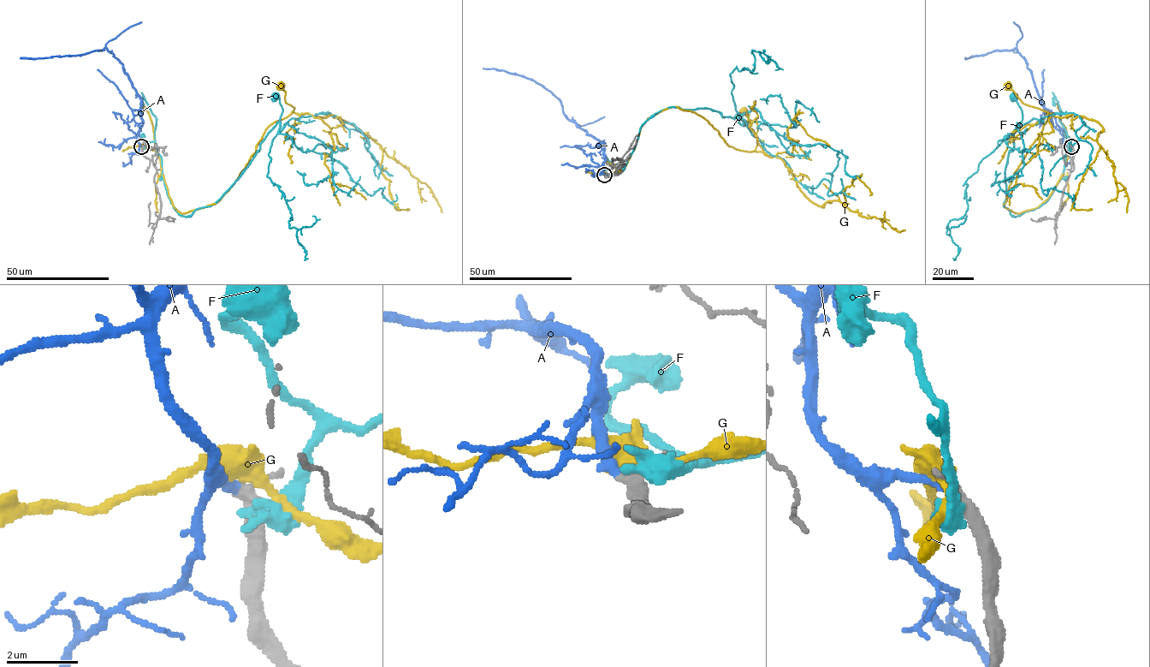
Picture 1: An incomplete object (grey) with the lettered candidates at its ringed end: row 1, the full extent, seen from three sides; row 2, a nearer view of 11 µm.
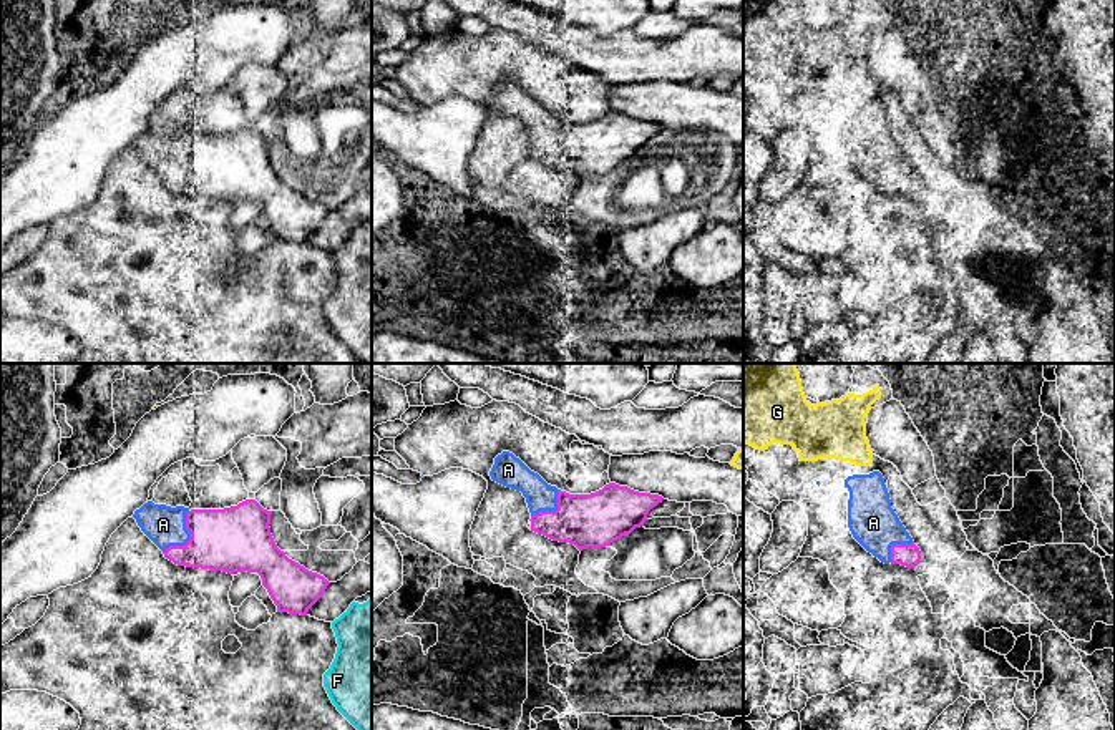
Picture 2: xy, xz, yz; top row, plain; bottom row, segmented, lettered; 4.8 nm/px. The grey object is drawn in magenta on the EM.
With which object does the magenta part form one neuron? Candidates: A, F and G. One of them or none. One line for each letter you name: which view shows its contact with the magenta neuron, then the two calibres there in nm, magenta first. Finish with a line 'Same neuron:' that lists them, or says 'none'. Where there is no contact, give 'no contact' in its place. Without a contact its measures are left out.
A: contact in xy; calibres 320 and 190 nm
Same neuron: A

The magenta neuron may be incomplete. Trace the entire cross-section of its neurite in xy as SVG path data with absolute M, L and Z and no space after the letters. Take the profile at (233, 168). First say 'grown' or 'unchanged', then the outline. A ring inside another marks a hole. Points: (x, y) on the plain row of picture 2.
grown | M256 128L224 138L148 129L133 146L174 192L227 202L257 201L277 241L307 244L330 211L277 176L269 156L270 143Z

